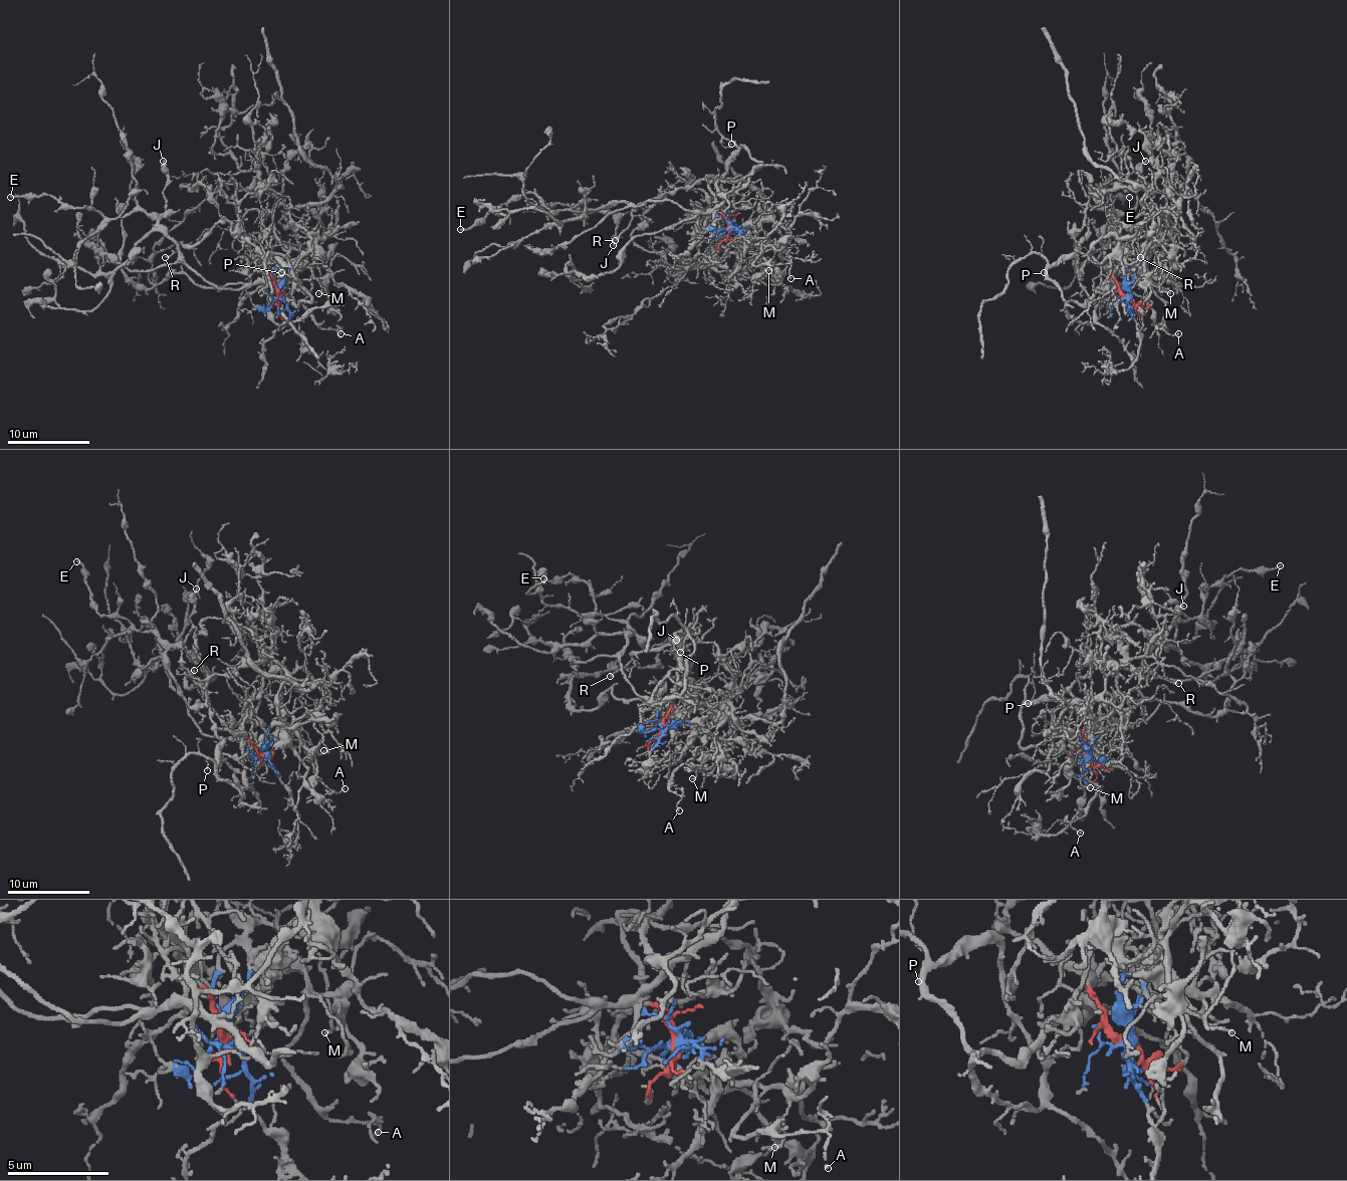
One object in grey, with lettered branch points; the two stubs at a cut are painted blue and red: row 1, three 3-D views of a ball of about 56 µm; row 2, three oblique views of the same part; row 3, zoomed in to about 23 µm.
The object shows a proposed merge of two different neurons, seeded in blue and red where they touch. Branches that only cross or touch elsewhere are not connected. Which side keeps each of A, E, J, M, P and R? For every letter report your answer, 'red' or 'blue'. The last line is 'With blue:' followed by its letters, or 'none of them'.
A: blue
E: red
J: red
M: blue
P: red
R: red
With blue: A, M

